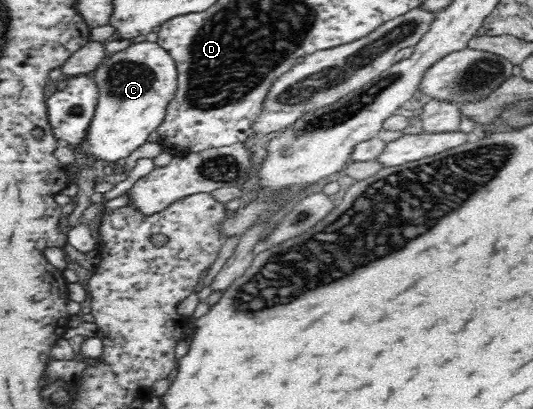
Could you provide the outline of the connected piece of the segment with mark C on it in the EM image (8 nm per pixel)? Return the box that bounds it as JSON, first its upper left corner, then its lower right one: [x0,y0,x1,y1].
[73,40,179,162]

